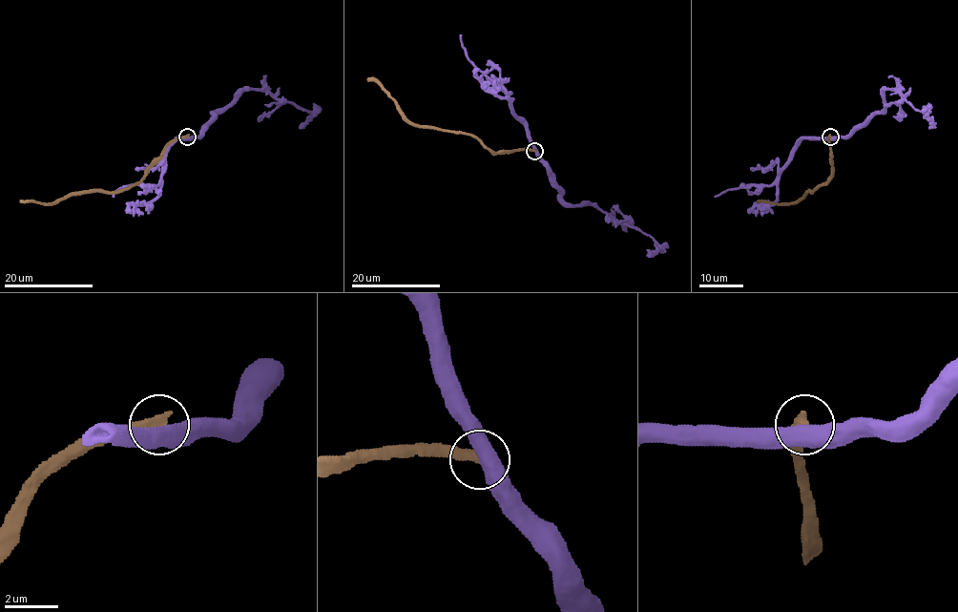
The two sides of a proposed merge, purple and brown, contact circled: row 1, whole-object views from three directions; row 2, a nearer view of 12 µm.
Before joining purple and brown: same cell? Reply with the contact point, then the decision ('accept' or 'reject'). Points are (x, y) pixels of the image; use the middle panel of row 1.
place (534, 151); reject

